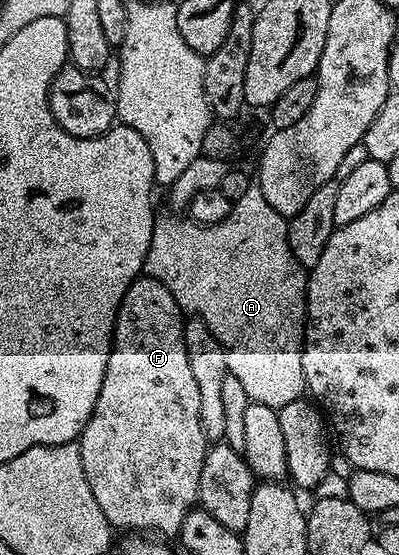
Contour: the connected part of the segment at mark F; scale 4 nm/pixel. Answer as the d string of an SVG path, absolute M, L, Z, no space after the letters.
M140 277L131 282L115 318L115 337L111 340L111 352L107 358L107 368L101 393L97 397L97 405L93 409L91 420L87 422L77 440L81 449L81 465L85 465L85 477L89 477L89 489L93 489L93 497L97 497L97 505L101 505L101 513L105 513L112 528L119 530L120 527L121 530L127 531L123 533L154 533L159 537L178 536L187 515L196 510L199 503L201 471L205 465L209 440L201 425L201 392L197 389L197 377L193 377L193 369L189 369L189 353L183 336L184 322L185 312L177 305L173 293L169 293L169 289L161 285L161 281L154 277Z

